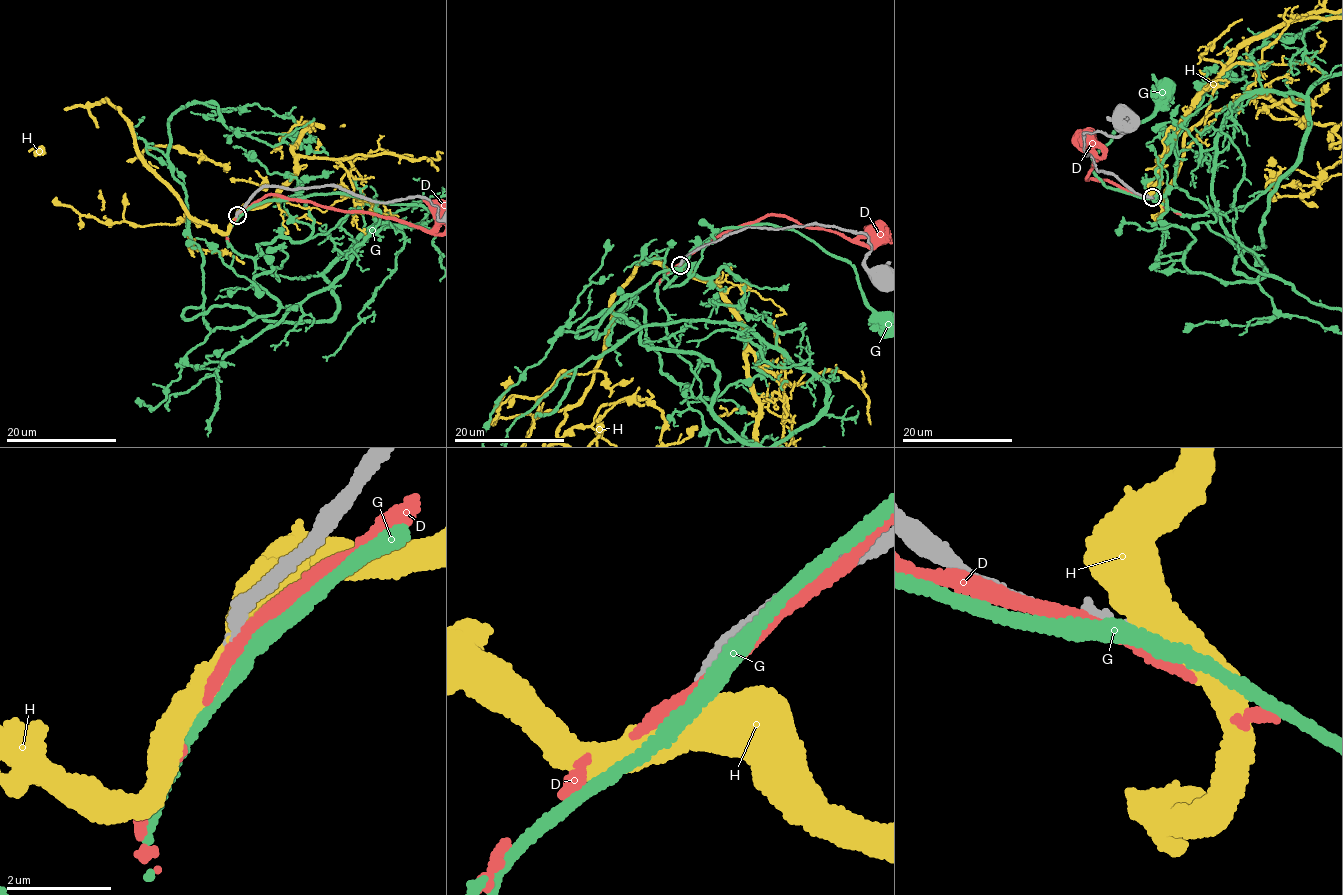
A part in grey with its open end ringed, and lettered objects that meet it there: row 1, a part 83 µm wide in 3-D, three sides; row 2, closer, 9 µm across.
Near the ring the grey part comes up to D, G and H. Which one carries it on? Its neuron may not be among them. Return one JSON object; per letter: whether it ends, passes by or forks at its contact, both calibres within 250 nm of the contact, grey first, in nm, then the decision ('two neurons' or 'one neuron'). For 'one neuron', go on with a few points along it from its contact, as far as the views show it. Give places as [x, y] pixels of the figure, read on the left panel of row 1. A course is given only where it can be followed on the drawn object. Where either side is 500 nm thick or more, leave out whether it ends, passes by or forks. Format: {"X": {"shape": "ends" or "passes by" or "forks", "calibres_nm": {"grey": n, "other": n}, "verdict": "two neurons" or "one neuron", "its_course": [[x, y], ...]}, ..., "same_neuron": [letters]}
{"D": {"shape": "passes by", "calibres_nm": {"grey": 320, "other": 240}, "verdict": "two neurons"}, "G": {"shape": "passes by", "calibres_nm": {"grey": 280, "other": 320}, "verdict": "two neurons"}, "H": {"calibres_nm": {"grey": 240, "other": 550}, "verdict": "one neuron"}, "same_neuron": ["H"]}

